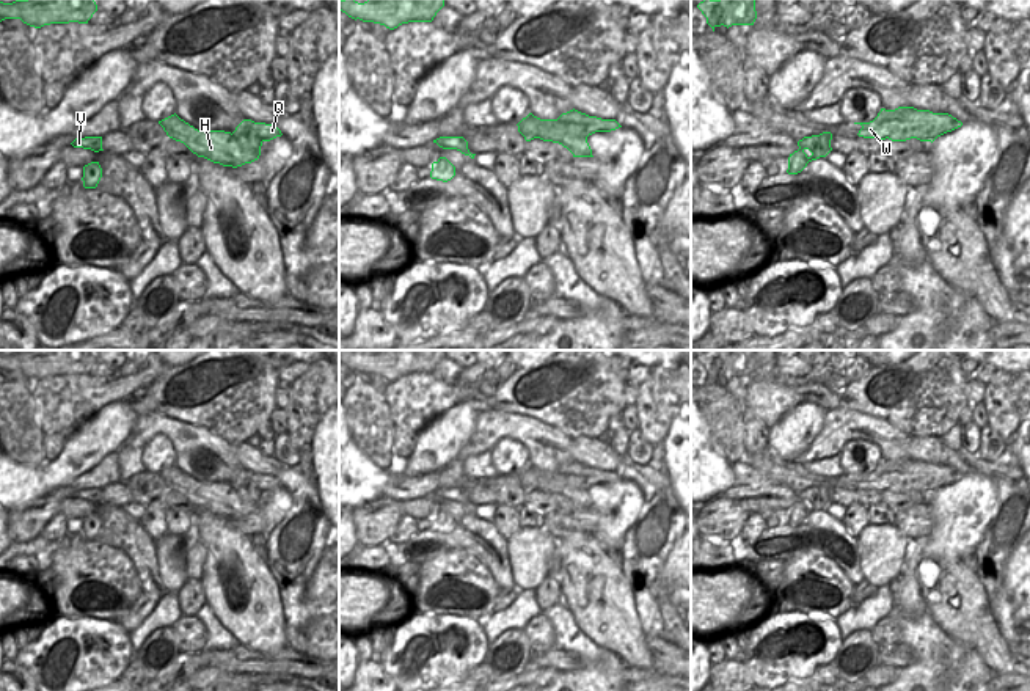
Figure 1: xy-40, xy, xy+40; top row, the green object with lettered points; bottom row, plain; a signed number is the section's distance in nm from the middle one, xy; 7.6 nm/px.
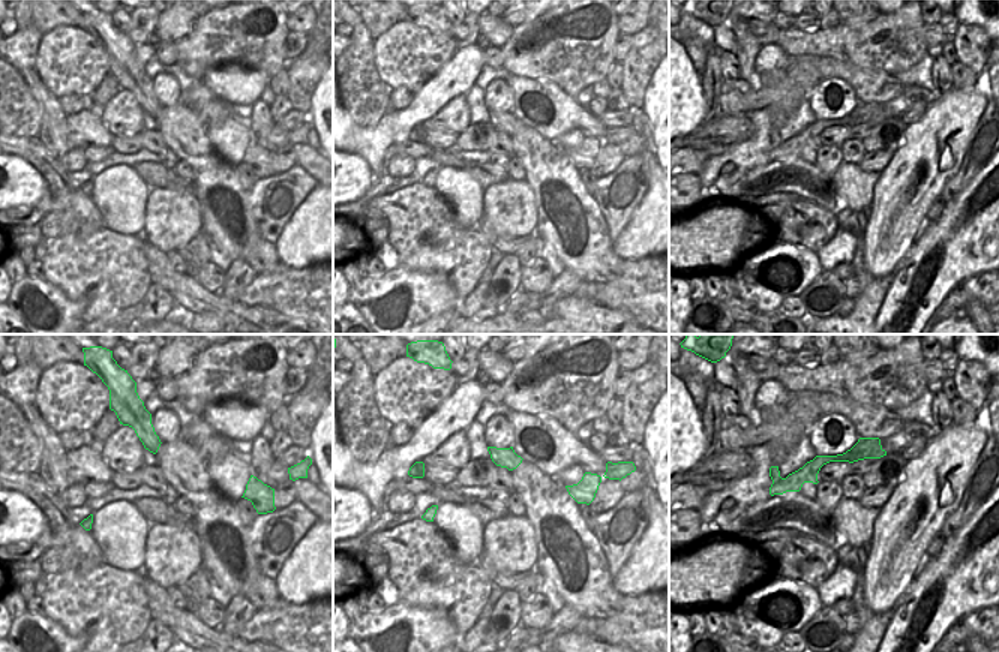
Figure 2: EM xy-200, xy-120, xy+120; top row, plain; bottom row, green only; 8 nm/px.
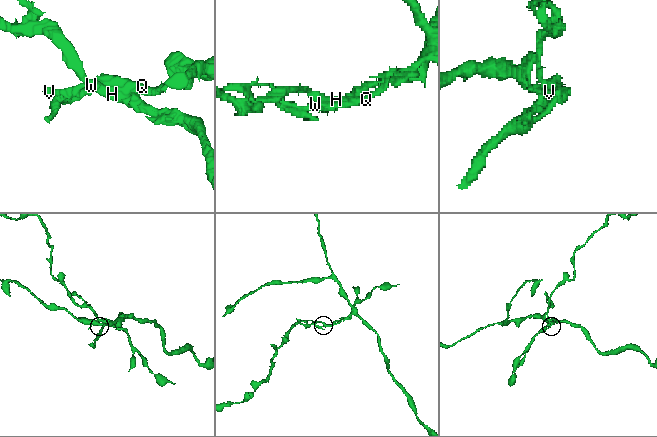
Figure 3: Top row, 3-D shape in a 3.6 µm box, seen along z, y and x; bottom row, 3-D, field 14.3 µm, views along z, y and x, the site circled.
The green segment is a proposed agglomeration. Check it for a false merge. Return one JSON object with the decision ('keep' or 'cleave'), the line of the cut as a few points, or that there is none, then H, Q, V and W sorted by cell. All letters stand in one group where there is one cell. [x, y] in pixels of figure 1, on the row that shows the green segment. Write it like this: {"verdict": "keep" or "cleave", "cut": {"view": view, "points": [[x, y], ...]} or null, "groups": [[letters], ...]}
{"verdict": "cleave", "cut": {"view": "xy+40", "points": [[947, 129], [911, 127], [894, 135]]}, "groups": [["H"], ["Q", "V", "W"]]}

